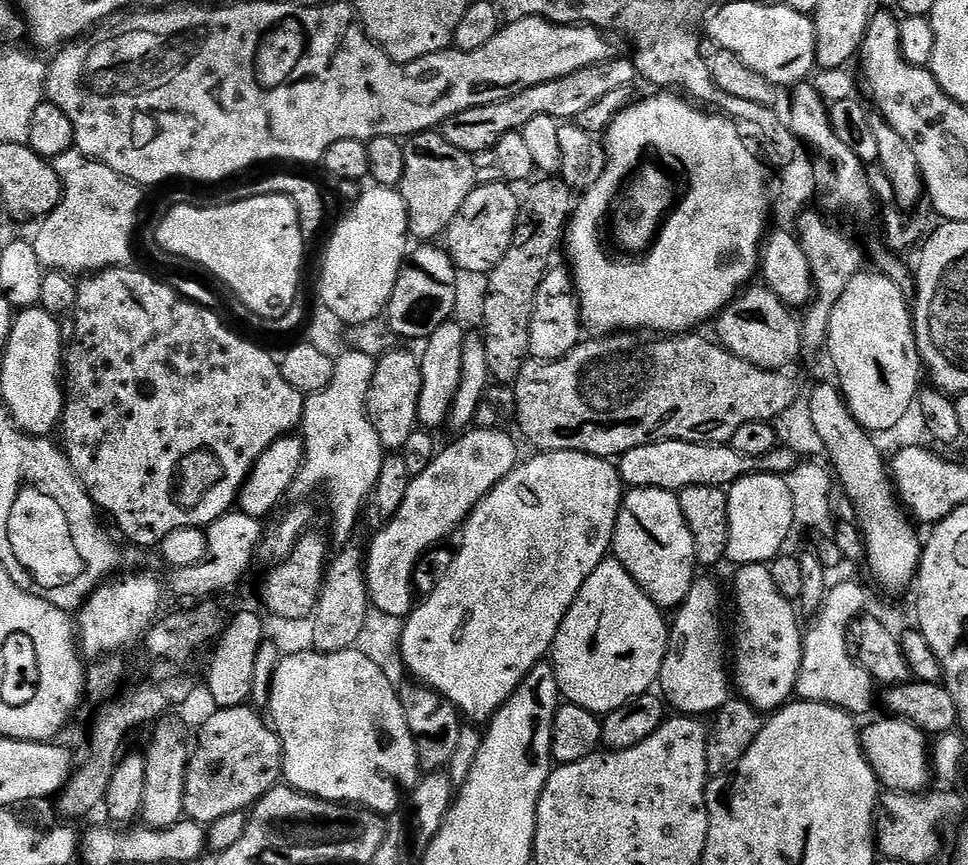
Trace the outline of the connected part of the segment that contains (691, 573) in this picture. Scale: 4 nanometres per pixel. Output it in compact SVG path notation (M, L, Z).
M661 488L625 491L616 519L616 532L612 535L611 551L661 610L679 608L698 576L696 543L690 534L690 526L686 526L680 497L675 492Z

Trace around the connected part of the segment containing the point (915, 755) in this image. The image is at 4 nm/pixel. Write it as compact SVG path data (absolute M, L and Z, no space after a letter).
M887 718L876 720L863 729L860 745L866 758L885 789L893 792L923 793L929 787L930 777L930 740L925 731L909 720Z

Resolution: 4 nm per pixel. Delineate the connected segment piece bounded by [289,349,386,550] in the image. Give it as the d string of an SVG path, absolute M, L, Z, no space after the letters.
M347 349L335 361L334 376L320 392L311 393L304 403L300 434L304 442L303 466L292 483L289 495L296 500L308 498L313 490L325 490L331 504L332 534L328 536L331 547L346 548L358 524L362 502L371 497L376 488L385 451L367 410L366 400L375 372L375 357L361 351Z

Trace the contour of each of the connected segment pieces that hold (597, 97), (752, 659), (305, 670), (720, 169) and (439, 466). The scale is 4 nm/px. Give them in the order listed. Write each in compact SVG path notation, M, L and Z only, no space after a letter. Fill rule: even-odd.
M609 58L603 60L601 64L574 70L574 74L566 74L562 78L554 78L550 82L530 86L505 100L464 110L461 114L456 114L445 121L440 127L440 133L444 140L450 142L460 152L468 155L477 154L476 152L488 154L493 151L500 138L510 134L511 131L519 132L527 129L527 124L532 124L535 120L543 121L547 118L561 122L575 121L582 110L587 110L594 102L601 101L610 90L637 83L636 66L631 59L616 59Z
M745 564L736 571L736 624L740 629L736 632L736 664L734 660L734 688L739 699L751 704L761 714L771 714L777 708L783 708L793 699L798 670L802 666L802 650L804 634L802 623L796 617L798 608L793 601L779 593L771 577L768 564Z
M347 648L345 652L311 650L285 655L273 672L266 708L272 711L270 724L284 747L283 779L287 787L307 796L389 814L400 804L400 784L415 785L421 775L416 737L408 729L398 688L389 684L378 666L356 648Z
M668 90L656 95L660 96L637 99L613 118L603 137L604 152L608 155L604 173L601 171L592 187L579 197L562 241L563 247L568 247L568 260L572 263L570 273L579 297L580 319L587 327L589 324L596 334L616 334L621 330L643 330L648 334L691 333L699 329L696 328L699 324L706 323L708 319L709 323L719 316L720 311L758 276L760 253L766 240L767 224L770 224L770 190L768 194L765 161L760 161L748 149L747 142L735 128L737 125L729 117L723 114L711 116L708 113L711 111ZM645 145L672 152L672 156L680 156L680 160L688 164L688 173L692 176L692 196L688 196L688 204L684 204L668 224L663 239L647 249L644 255L624 258L628 260L608 260L596 241L596 231L603 220L605 223L609 219L610 209L619 197L626 174Z
M490 428L465 431L453 444L436 452L430 466L412 478L402 506L366 547L364 577L371 607L384 614L407 617L414 607L412 571L423 552L455 533L476 509L478 502L519 463L513 438Z

